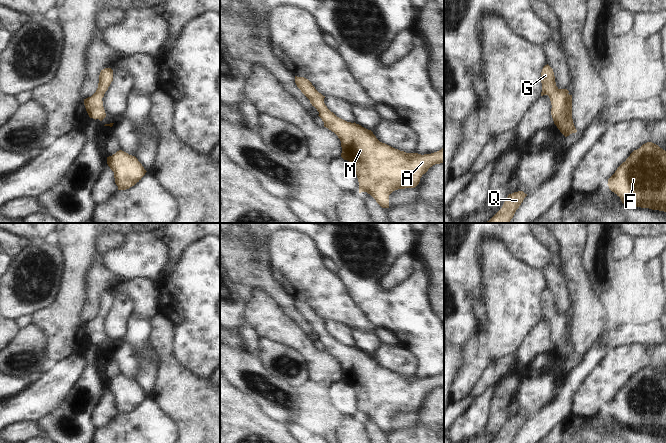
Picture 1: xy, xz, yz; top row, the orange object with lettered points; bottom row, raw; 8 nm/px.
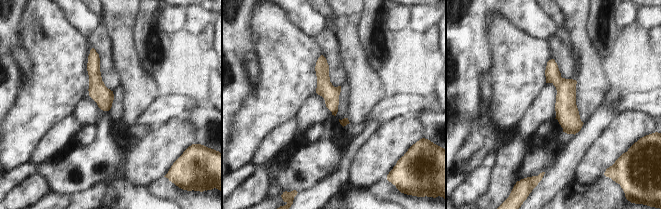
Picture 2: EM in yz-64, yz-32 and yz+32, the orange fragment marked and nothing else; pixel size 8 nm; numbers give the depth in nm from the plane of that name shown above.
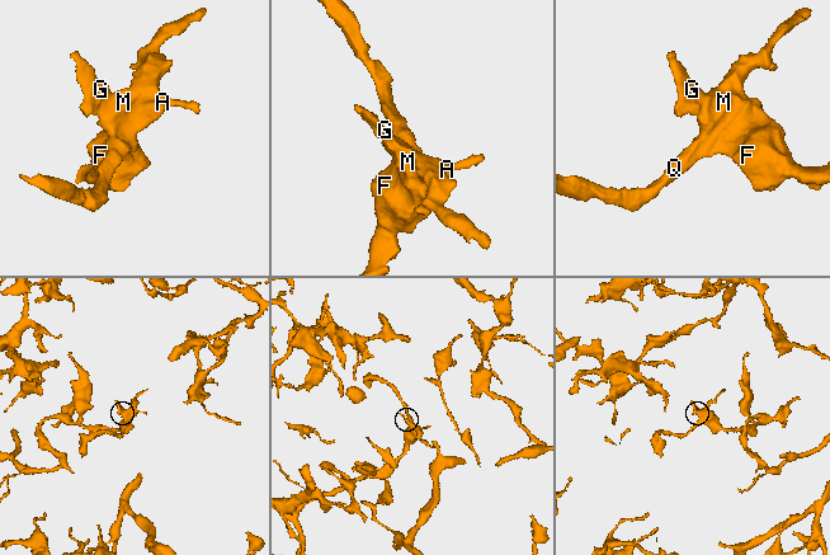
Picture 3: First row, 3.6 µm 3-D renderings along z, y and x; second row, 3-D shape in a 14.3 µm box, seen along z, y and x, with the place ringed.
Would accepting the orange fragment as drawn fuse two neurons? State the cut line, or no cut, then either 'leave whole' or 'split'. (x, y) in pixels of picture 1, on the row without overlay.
no cut; leave whole

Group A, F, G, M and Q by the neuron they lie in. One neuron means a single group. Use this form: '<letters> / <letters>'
A F G M Q

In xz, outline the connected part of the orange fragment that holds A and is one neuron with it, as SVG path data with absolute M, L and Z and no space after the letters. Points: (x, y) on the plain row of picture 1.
M295 300L295 307L301 316L310 324L319 336L324 351L334 356L341 365L341 381L355 389L359 406L359 417L367 416L382 432L389 432L389 419L398 413L415 412L423 398L435 388L444 386L444 372L431 378L406 377L380 366L371 354L359 348L347 346L337 341L324 327L324 322L312 307Z

